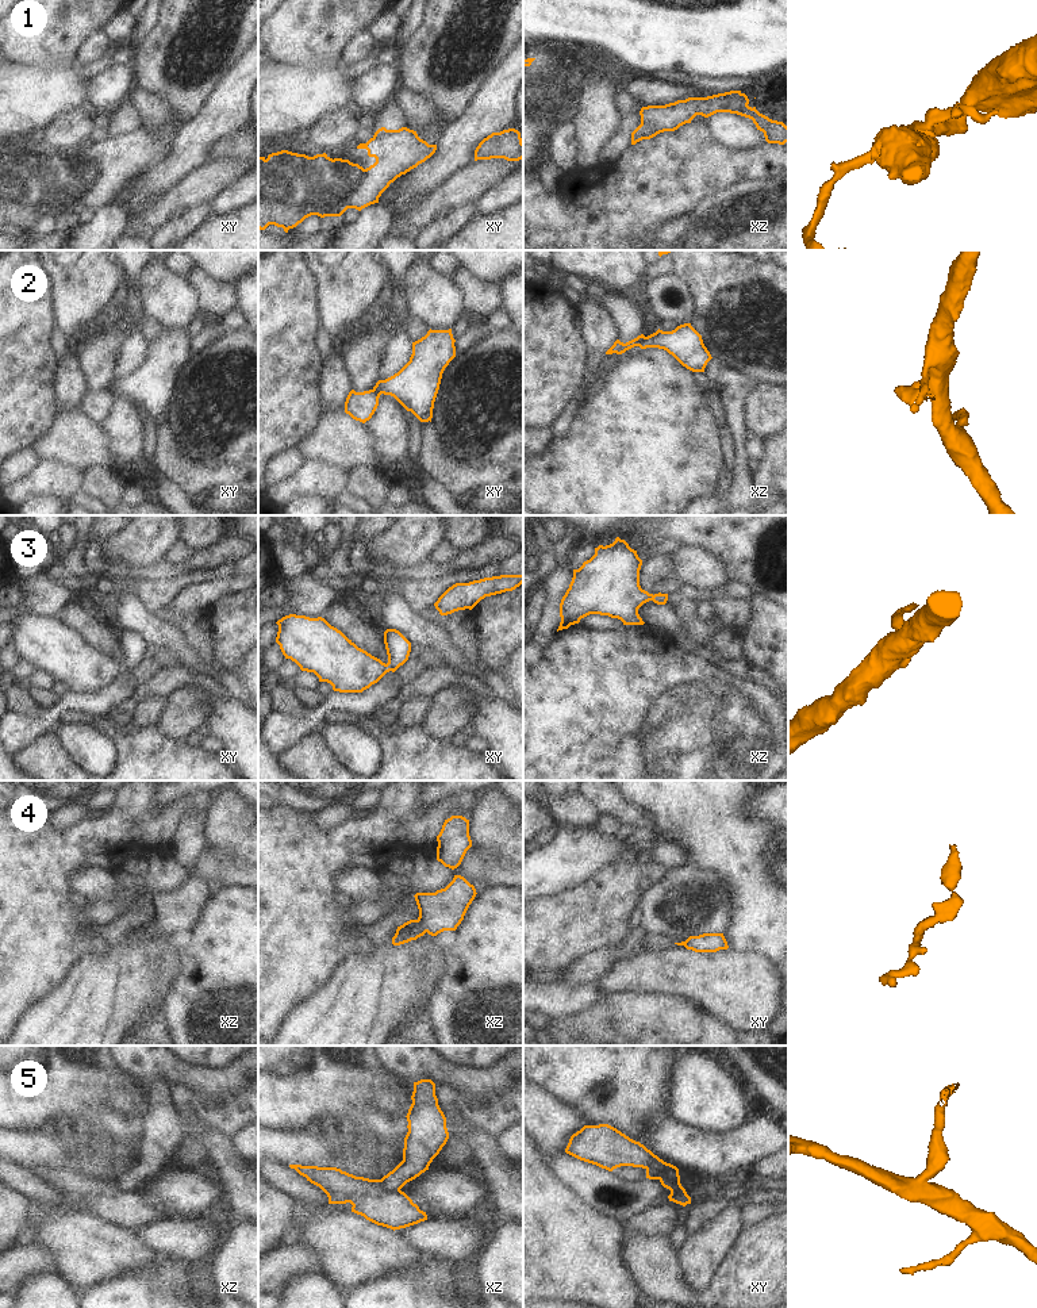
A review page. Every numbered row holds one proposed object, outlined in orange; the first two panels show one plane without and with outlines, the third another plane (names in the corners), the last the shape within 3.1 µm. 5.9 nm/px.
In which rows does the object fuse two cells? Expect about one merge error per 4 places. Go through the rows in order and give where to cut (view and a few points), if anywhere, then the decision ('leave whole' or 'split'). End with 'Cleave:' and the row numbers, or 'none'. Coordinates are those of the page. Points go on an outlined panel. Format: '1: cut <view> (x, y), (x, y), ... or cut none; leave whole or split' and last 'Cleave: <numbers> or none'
1: cut xz (641, 123), (649, 125), (657, 133); split
2: cut xz (645, 337), (637, 345); split
3: cut none; leave whole
4: cut none; leave whole
5: cut xz (380, 1180), (383, 1189), (390, 1192), (399, 1190); split
Cleave: 1, 2, 5

